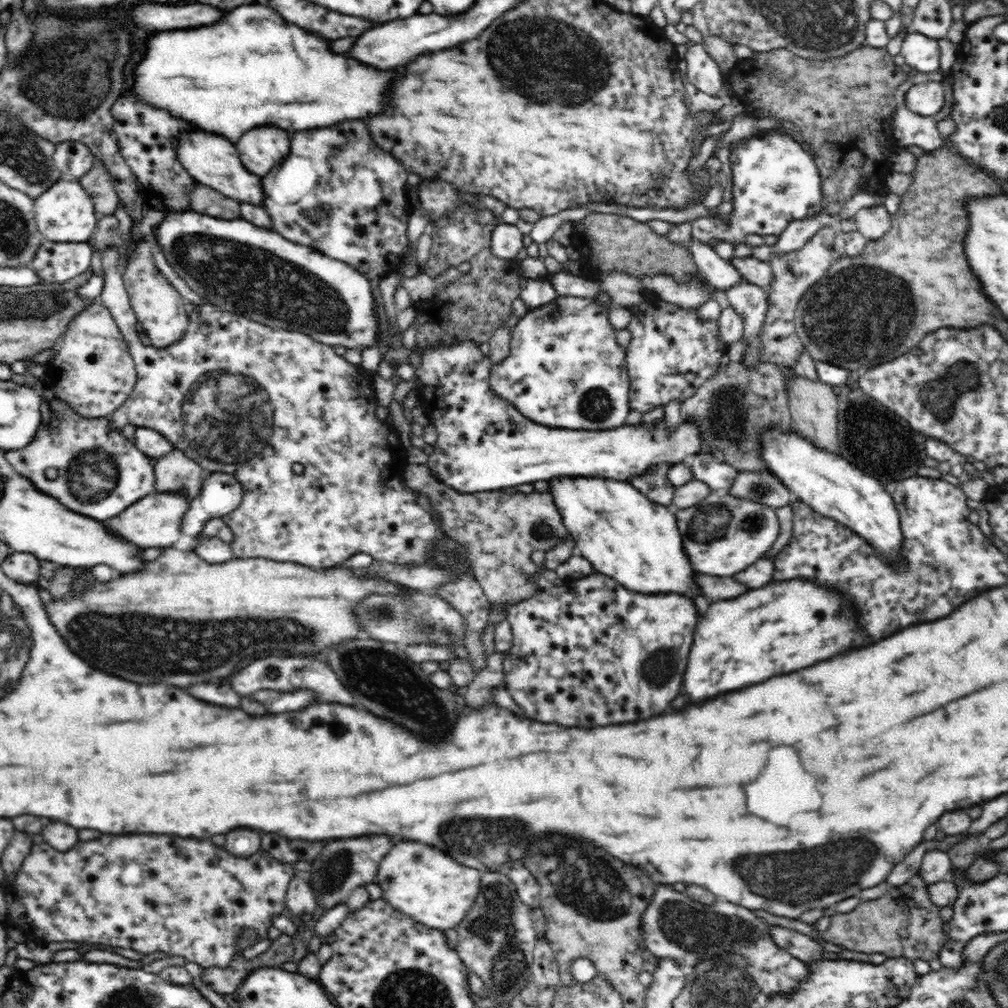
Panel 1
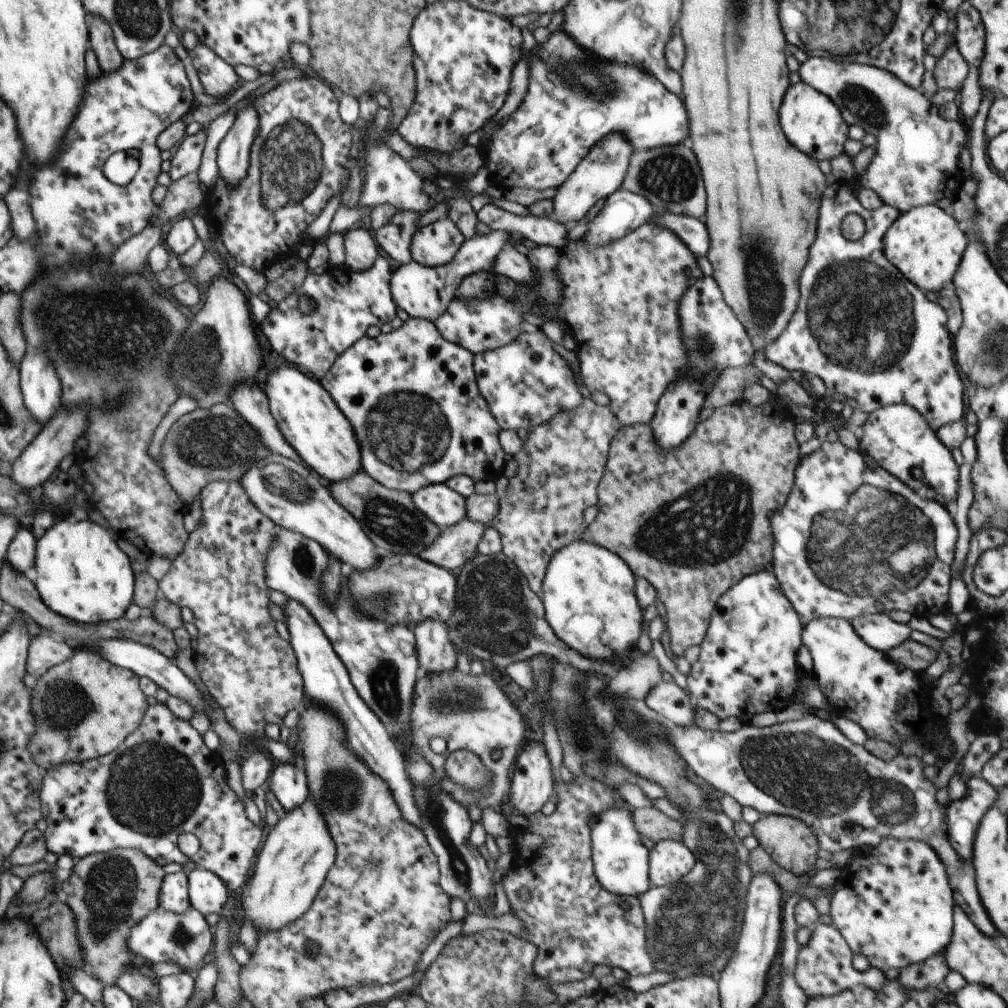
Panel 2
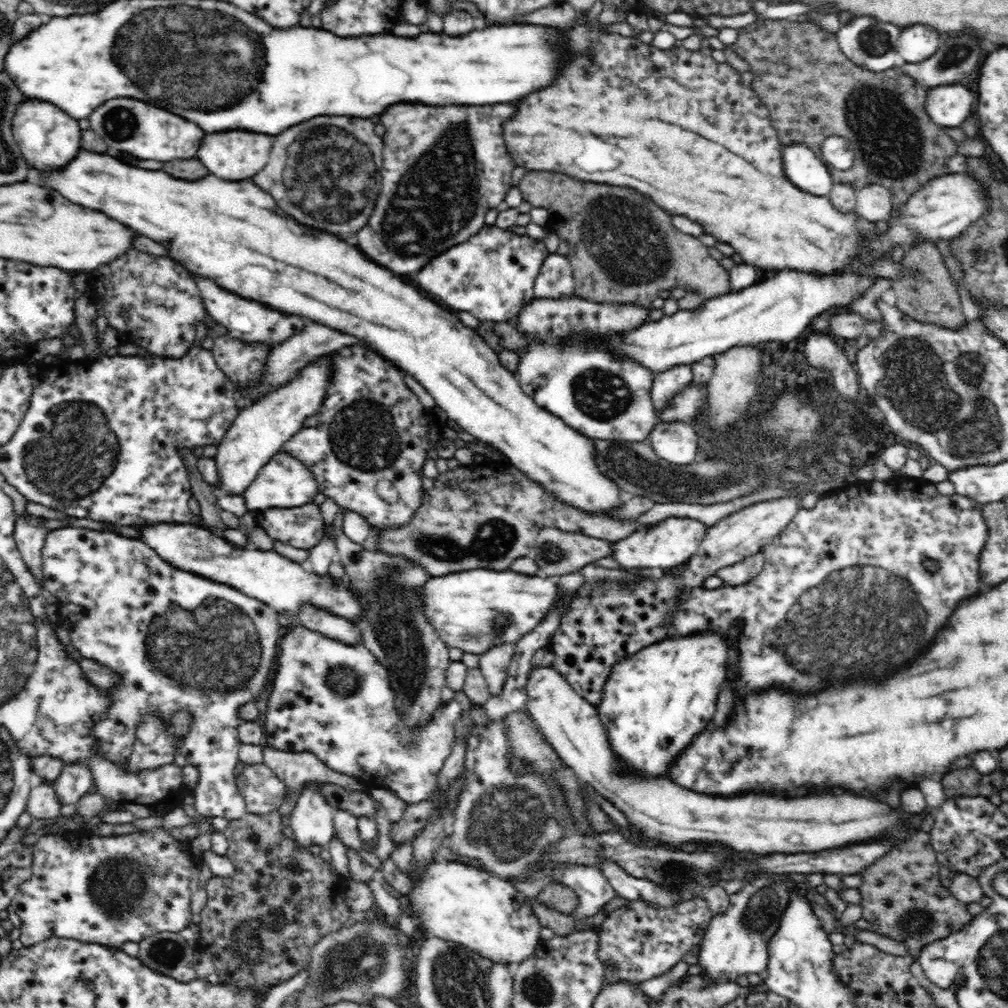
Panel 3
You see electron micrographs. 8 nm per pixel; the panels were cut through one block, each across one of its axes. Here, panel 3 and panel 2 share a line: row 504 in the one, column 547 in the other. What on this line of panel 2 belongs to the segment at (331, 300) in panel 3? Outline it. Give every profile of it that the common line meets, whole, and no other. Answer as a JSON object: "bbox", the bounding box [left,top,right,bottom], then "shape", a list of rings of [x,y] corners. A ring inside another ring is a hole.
{"bbox":[542,539,644,663],"shape":[[[583,539],[571,542],[550,559],[542,585],[545,619],[562,642],[587,659],[607,663],[626,659],[636,647],[644,623],[643,608],[635,595],[636,579],[624,560],[608,549]]]}

